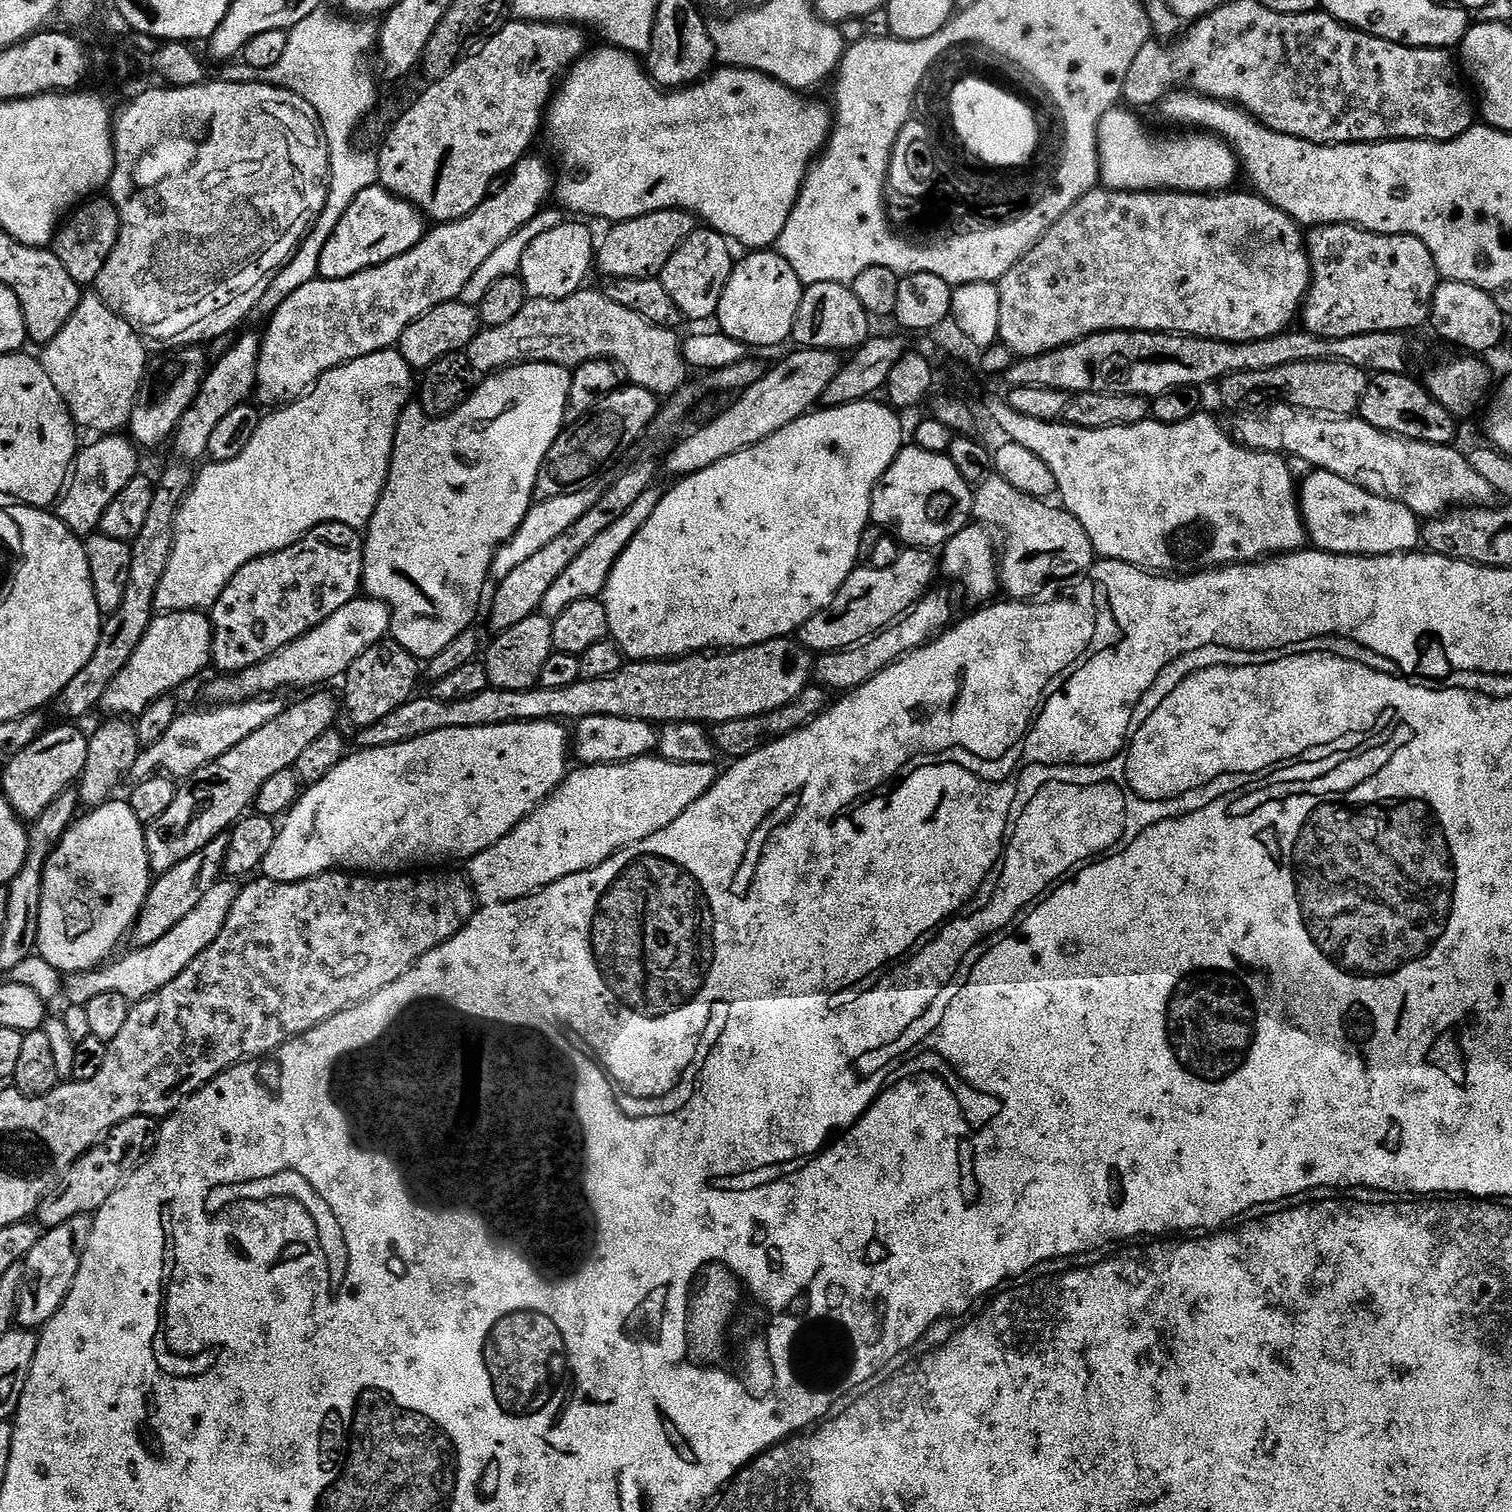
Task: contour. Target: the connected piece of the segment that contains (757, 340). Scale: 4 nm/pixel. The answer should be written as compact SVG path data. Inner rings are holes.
M752 250L745 260L735 261L730 278L722 290L714 317L719 331L742 342L749 349L776 348L789 343L798 306L804 297L806 285L794 274L794 266L776 250Z

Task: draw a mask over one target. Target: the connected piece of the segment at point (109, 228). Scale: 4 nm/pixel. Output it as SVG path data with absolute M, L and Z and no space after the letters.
M89 198L79 205L61 223L52 238L50 251L66 266L66 274L74 278L82 286L95 285L98 274L102 274L102 266L106 266L106 258L110 258L110 250L118 242L120 233L120 215L110 198Z

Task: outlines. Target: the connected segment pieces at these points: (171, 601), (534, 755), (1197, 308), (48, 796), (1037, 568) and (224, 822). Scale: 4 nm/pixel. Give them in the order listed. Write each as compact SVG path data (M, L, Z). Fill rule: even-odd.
M395 347L383 348L381 352L366 354L362 358L354 358L326 374L316 383L311 390L300 400L292 404L285 404L261 419L258 430L254 430L254 438L250 438L250 446L238 454L230 462L208 462L203 465L204 469L195 473L192 481L192 489L180 504L180 509L176 512L176 529L174 530L174 546L170 554L170 562L166 562L166 574L162 574L162 582L158 582L158 594L154 594L154 609L157 613L165 612L199 612L211 609L216 603L216 599L222 594L222 590L246 566L246 562L256 560L260 556L265 556L271 552L282 550L294 542L298 542L314 526L325 524L326 522L342 522L346 526L357 530L367 529L370 518L374 518L374 510L384 493L384 487L388 481L388 471L392 465L392 451L394 450L394 438L396 437L396 427L400 421L400 415L404 408L414 396L414 369L408 365L406 358Z
M531 720L525 724L499 724L498 726L478 726L477 728L447 728L434 730L434 734L422 734L422 738L414 738L410 742L402 742L398 746L382 746L381 748L365 748L345 755L344 759L330 770L317 784L305 787L293 808L288 809L279 825L274 846L270 846L270 854L266 854L262 869L263 879L273 880L279 884L289 884L299 880L309 880L312 876L320 876L323 872L347 870L352 874L400 874L405 870L420 870L425 866L440 866L443 860L473 860L482 850L494 846L506 834L525 820L532 811L557 788L570 771L570 732L563 723L555 720Z
M1097 186L1087 192L1046 234L1030 249L1026 258L1010 270L998 285L1000 305L999 343L1006 345L1018 358L1037 356L1058 350L1067 344L1078 342L1099 332L1175 332L1177 336L1201 336L1207 340L1226 342L1254 342L1258 338L1270 338L1293 327L1292 319L1301 315L1304 298L1312 285L1312 267L1308 261L1306 236L1301 225L1289 218L1270 201L1251 191L1229 190L1219 194L1202 192L1114 192L1111 188Z
M72 722L61 723L61 728L49 727L37 740L30 742L13 760L7 761L4 768L4 788L2 795L10 802L10 806L21 821L37 820L44 810L58 798L67 788L79 781L82 770L86 766L86 750L88 736Z
M993 474L987 476L981 484L975 485L972 498L972 520L977 525L987 526L1004 535L1004 548L1002 544L1002 588L1008 591L1013 601L1028 602L1043 590L1047 584L1055 580L1072 580L1083 577L1084 573L1094 563L1092 543L1078 518L1070 514L1062 506L1051 508L1040 500L1035 500L1032 494L1016 492L1011 479L1006 475Z
M312 690L301 696L304 696L301 700L296 700L293 704L289 703L282 710L282 714L278 714L278 718L274 718L274 722L266 722L266 726L262 726L262 730L254 730L254 734L250 734L250 738L242 738L242 742L238 742L238 746L226 750L226 754L222 754L222 758L206 765L193 776L187 777L177 787L176 797L174 803L170 805L170 810L166 810L166 814L162 814L162 818L158 818L144 829L148 860L152 863L152 871L156 876L174 870L174 866L178 866L178 862L186 862L186 858L190 858L190 854L198 854L198 850L202 850L202 846L214 842L214 838L225 835L232 825L255 805L258 790L262 790L262 782L266 782L266 778L271 778L273 774L279 774L282 770L295 766L306 746L334 728L336 708L338 712L337 697L335 700L328 690Z

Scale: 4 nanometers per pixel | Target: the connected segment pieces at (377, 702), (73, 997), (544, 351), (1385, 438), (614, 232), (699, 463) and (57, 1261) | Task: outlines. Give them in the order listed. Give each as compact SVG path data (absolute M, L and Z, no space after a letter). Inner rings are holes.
M391 638L379 640L362 658L354 661L354 666L345 672L342 677L344 684L344 700L342 696L342 708L348 711L350 719L356 723L357 729L366 726L374 726L386 714L398 710L410 699L417 695L416 683L422 680L422 664L416 657L410 654L399 642Z
M228 878L217 880L210 890L206 890L202 902L198 902L198 906L194 906L194 910L190 910L190 914L186 914L186 918L170 930L170 934L158 938L158 942L145 948L133 947L133 952L126 953L121 960L113 959L107 966L91 968L89 972L71 973L64 984L67 1003L86 1005L90 998L98 998L98 994L122 994L122 998L135 1002L145 1000L150 994L162 990L162 986L174 982L174 978L178 978L178 974L182 974L182 970L186 970L186 966L190 966L190 962L194 962L194 958L198 958L198 954L202 954L202 950L218 938L222 926L226 926L226 918L238 891L237 885L232 884L235 883Z
M581 290L561 300L529 299L510 318L510 322L502 322L502 326L481 327L467 346L470 366L474 366L477 374L491 374L502 368L511 368L514 364L557 364L563 368L574 370L580 364L591 360L610 360L626 377L628 384L636 384L640 388L650 390L658 398L668 398L681 391L690 375L690 369L684 361L684 349L681 337L671 328L660 328L646 318L634 314L634 310L626 310L626 306L618 306L618 302L610 302L603 291L588 292Z
M1273 404L1263 410L1242 412L1231 419L1231 435L1242 447L1252 448L1255 452L1274 452L1285 458L1302 458L1310 462L1313 469L1338 474L1338 478L1346 478L1346 482L1354 482L1367 492L1385 496L1387 500L1396 500L1421 518L1435 518L1461 506L1488 506L1494 500L1490 482L1475 472L1467 455L1463 451L1460 453L1456 446L1402 440L1370 426L1356 416L1326 416L1289 404Z
M667 208L650 214L642 214L638 218L621 220L613 223L609 228L612 229L605 234L601 244L599 241L594 252L595 271L597 273L600 271L608 280L617 280L618 278L650 278L654 280L664 271L666 262L670 262L674 250L678 250L678 246L682 246L682 242L686 242L686 238L690 238L690 234L697 231L698 220L693 213L683 212L681 208Z
M800 348L780 360L776 368L769 367L754 386L745 388L735 397L736 400L725 412L714 417L709 424L701 426L697 432L680 440L664 456L662 472L671 478L683 478L690 474L698 474L698 470L706 470L706 466L714 466L714 462L722 462L722 458L730 458L730 454L738 454L738 450L746 450L766 438L770 434L778 434L782 426L790 426L798 418L807 416L823 401L826 386L834 382L842 365L841 353L822 350L821 348Z
M92 1216L69 1218L62 1226L54 1226L41 1231L34 1250L23 1258L22 1282L18 1286L18 1306L16 1307L16 1324L29 1330L39 1330L58 1314L82 1262L86 1242L90 1238Z

